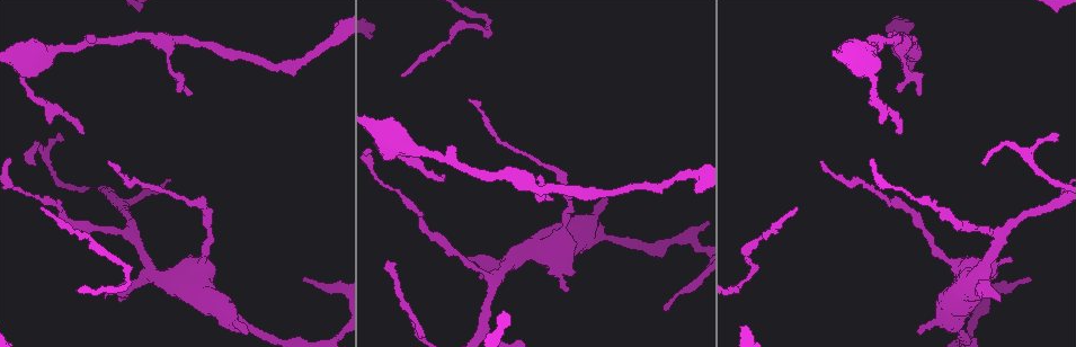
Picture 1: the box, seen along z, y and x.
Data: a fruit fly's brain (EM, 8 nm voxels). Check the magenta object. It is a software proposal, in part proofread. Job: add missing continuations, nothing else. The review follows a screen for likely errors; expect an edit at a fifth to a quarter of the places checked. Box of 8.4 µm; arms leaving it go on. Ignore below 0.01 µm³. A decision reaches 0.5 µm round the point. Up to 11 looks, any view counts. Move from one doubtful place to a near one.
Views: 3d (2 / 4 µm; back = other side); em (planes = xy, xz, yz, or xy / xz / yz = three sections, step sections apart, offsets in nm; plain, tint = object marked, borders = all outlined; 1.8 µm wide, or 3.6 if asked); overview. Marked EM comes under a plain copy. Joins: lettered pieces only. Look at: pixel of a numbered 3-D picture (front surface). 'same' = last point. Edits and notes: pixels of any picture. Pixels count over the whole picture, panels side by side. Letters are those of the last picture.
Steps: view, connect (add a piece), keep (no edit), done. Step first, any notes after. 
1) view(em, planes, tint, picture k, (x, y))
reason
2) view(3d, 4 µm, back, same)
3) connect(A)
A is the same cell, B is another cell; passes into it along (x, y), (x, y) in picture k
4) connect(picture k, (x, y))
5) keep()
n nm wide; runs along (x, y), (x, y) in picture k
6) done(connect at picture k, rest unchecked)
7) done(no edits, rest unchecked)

view(em, planes, borders, picture 1, (900, 134))
thin end

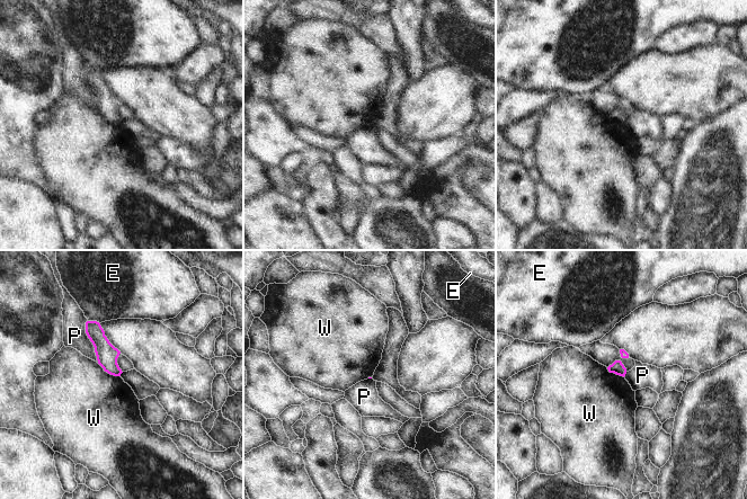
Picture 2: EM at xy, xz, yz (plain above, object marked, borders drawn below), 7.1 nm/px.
keep()
E, P and W are other cells; runs along (89, 323), (117, 373) in picture 2; none of them fits

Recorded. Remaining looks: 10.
view(em, xy, step 8, tint, picture 1, (488, 27))
sharp bend

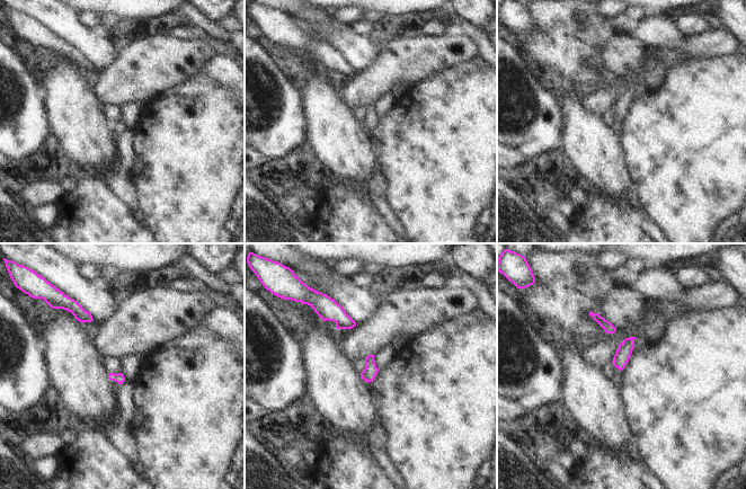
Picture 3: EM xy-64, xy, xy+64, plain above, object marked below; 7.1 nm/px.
view(em, planes, borders, same)

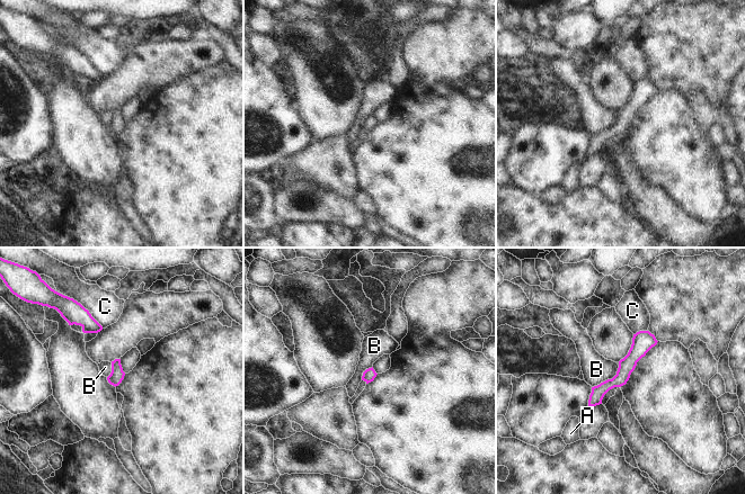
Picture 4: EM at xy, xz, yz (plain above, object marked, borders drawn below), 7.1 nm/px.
keep()
A, B and C are other cells; runs along (646, 333), (623, 373), (591, 403) in picture 4; no lettered piece goes on from it

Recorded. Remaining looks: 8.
view(em, 3.6 µm, planes, borders, picture 1, (105, 299))

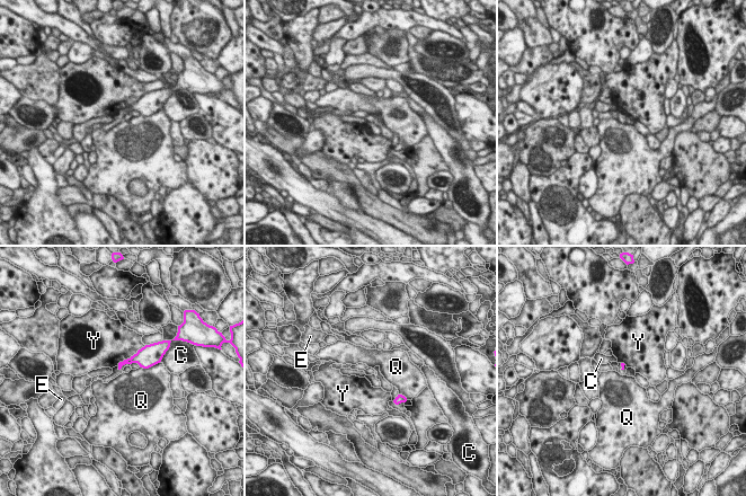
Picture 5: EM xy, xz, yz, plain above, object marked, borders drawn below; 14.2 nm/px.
keep()
C, E, Q and Y are other cells; border along (157, 363), (148, 368), (140, 368) in picture 5; none of them fits

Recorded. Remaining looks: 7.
view(em, planes, tint, picture 1, (1029, 278))
thin end

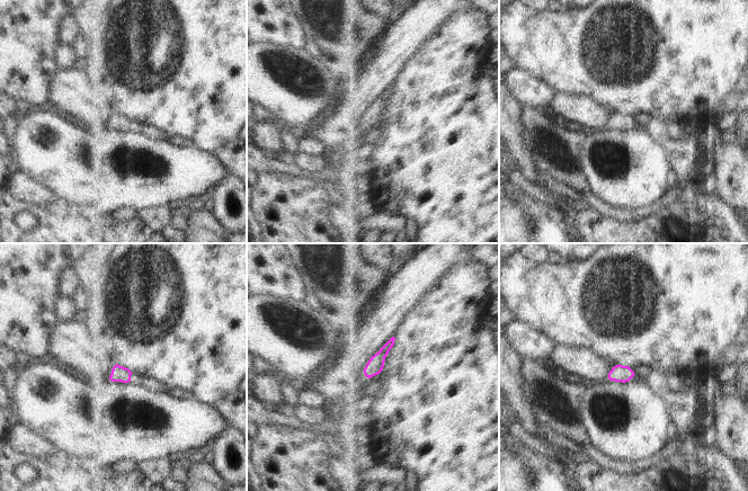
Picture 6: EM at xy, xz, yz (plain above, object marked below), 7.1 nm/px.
view(em, planes, borders, same)

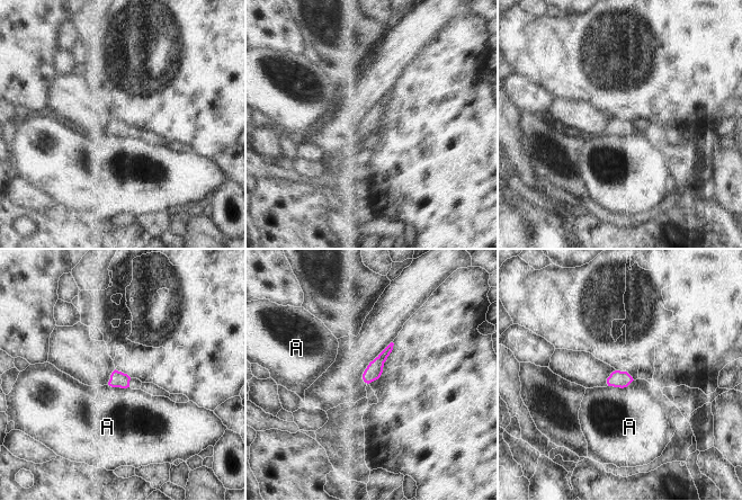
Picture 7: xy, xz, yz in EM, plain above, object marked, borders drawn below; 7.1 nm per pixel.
keep()
A is another cell; none of them fits

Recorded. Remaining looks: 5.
done(no edits, rest unchecked)

